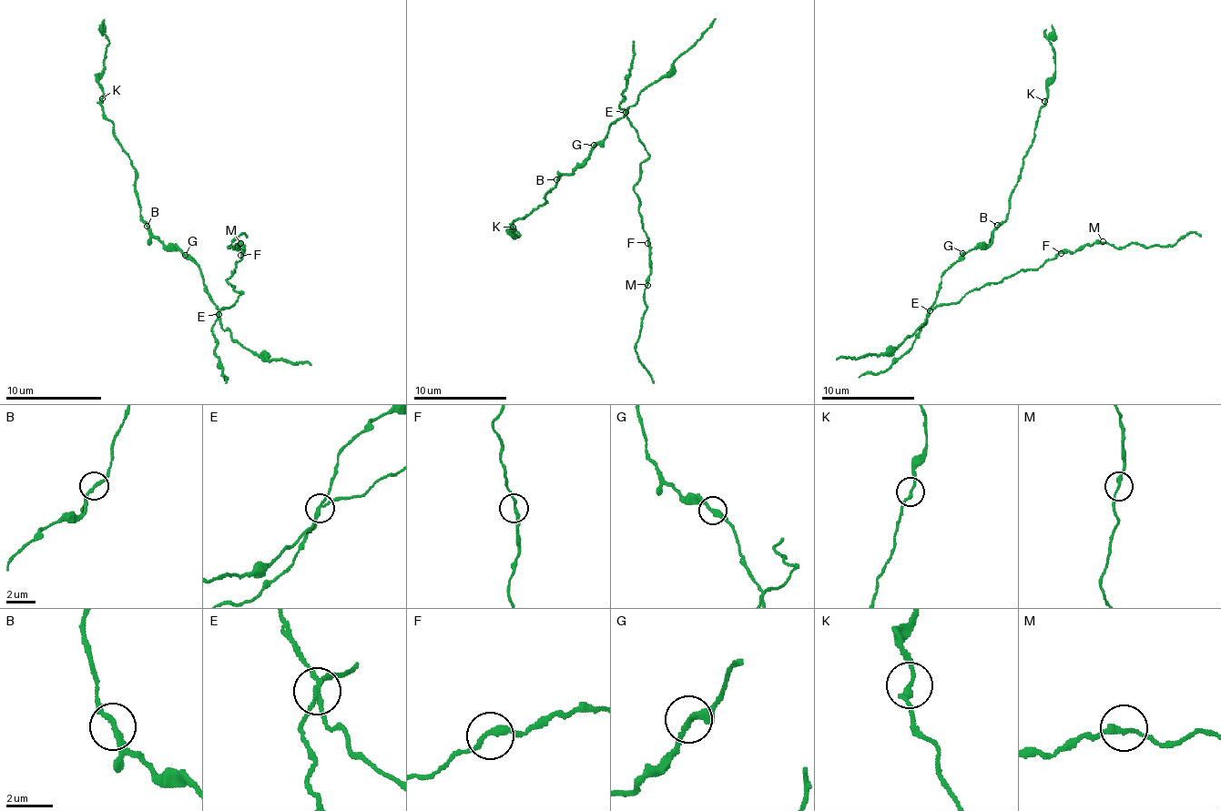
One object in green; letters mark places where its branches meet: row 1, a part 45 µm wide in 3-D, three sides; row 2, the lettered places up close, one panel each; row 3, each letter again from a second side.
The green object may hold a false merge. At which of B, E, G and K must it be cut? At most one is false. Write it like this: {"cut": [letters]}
{"cut": ["E"]}

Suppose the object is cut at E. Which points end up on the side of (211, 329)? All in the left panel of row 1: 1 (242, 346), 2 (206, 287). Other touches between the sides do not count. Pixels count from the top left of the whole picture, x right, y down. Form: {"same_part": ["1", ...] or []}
{"same_part": []}

